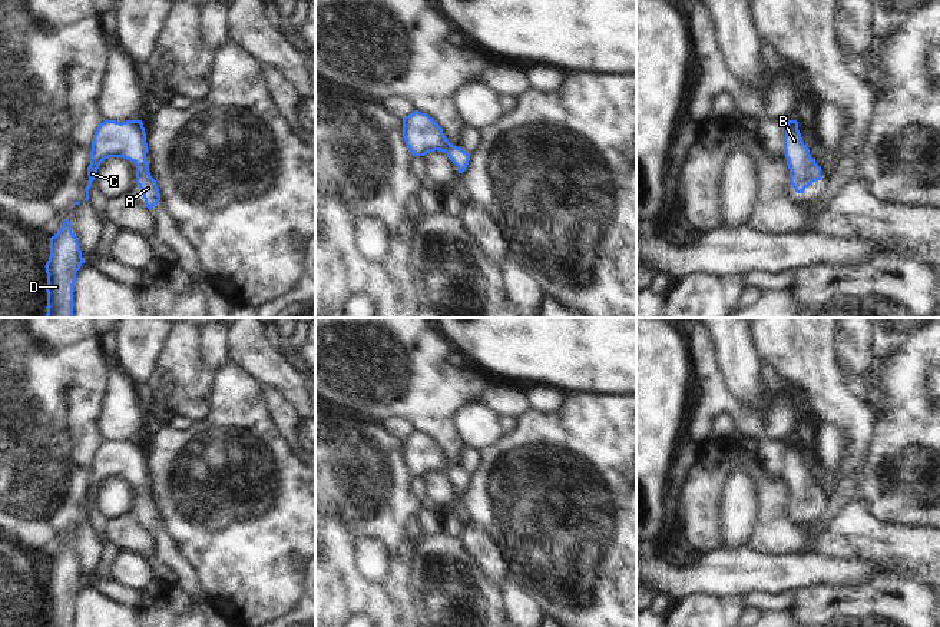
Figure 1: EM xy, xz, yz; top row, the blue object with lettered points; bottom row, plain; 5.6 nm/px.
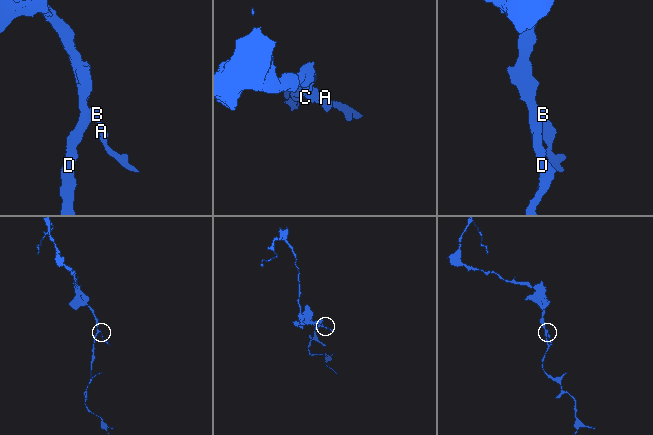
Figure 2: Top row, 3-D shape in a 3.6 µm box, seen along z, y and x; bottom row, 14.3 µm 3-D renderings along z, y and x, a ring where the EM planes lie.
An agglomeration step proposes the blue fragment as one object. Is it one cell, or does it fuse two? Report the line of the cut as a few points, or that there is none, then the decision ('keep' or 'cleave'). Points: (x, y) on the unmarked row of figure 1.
no cut; keep

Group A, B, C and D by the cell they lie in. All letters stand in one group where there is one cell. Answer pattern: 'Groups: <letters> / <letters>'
Groups: A B C D

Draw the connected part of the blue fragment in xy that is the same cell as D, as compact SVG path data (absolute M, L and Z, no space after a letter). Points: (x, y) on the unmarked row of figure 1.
M66 540L60 551L50 558L50 577L44 587L47 627L73 627L73 606L83 584L77 558Z

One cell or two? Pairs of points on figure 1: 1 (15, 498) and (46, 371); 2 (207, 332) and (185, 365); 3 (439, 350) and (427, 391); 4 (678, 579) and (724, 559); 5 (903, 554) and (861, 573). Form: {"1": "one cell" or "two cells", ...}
{"1": "one cell", "2": "two cells", "3": "one cell", "4": "one cell", "5": "two cells"}

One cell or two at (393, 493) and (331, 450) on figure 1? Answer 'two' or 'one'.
one

